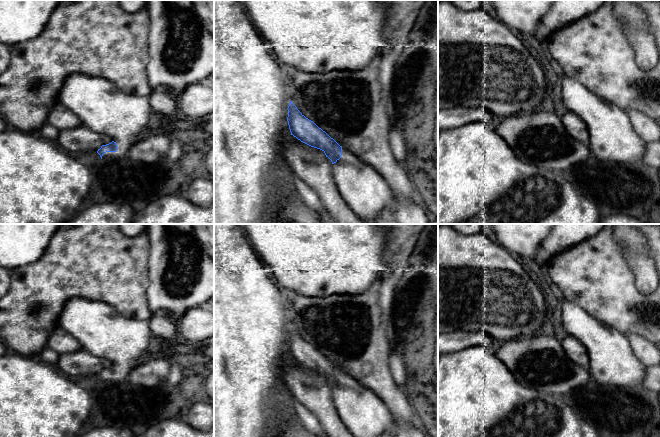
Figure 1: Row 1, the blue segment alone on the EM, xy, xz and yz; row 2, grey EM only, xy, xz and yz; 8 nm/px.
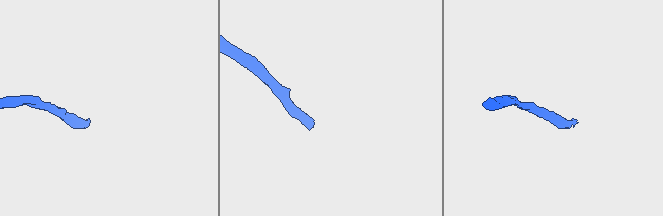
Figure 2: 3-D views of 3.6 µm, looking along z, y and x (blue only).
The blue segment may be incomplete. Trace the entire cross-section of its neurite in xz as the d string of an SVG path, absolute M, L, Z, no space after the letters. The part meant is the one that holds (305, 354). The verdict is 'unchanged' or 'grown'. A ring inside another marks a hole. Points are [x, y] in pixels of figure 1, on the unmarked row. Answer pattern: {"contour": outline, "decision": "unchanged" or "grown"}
{"contour": "M290 325L288 349L291 359L322 374L332 386L332 400L341 420L353 437L382 437L391 429L392 414L385 403L340 370Z", "decision": "grown"}

